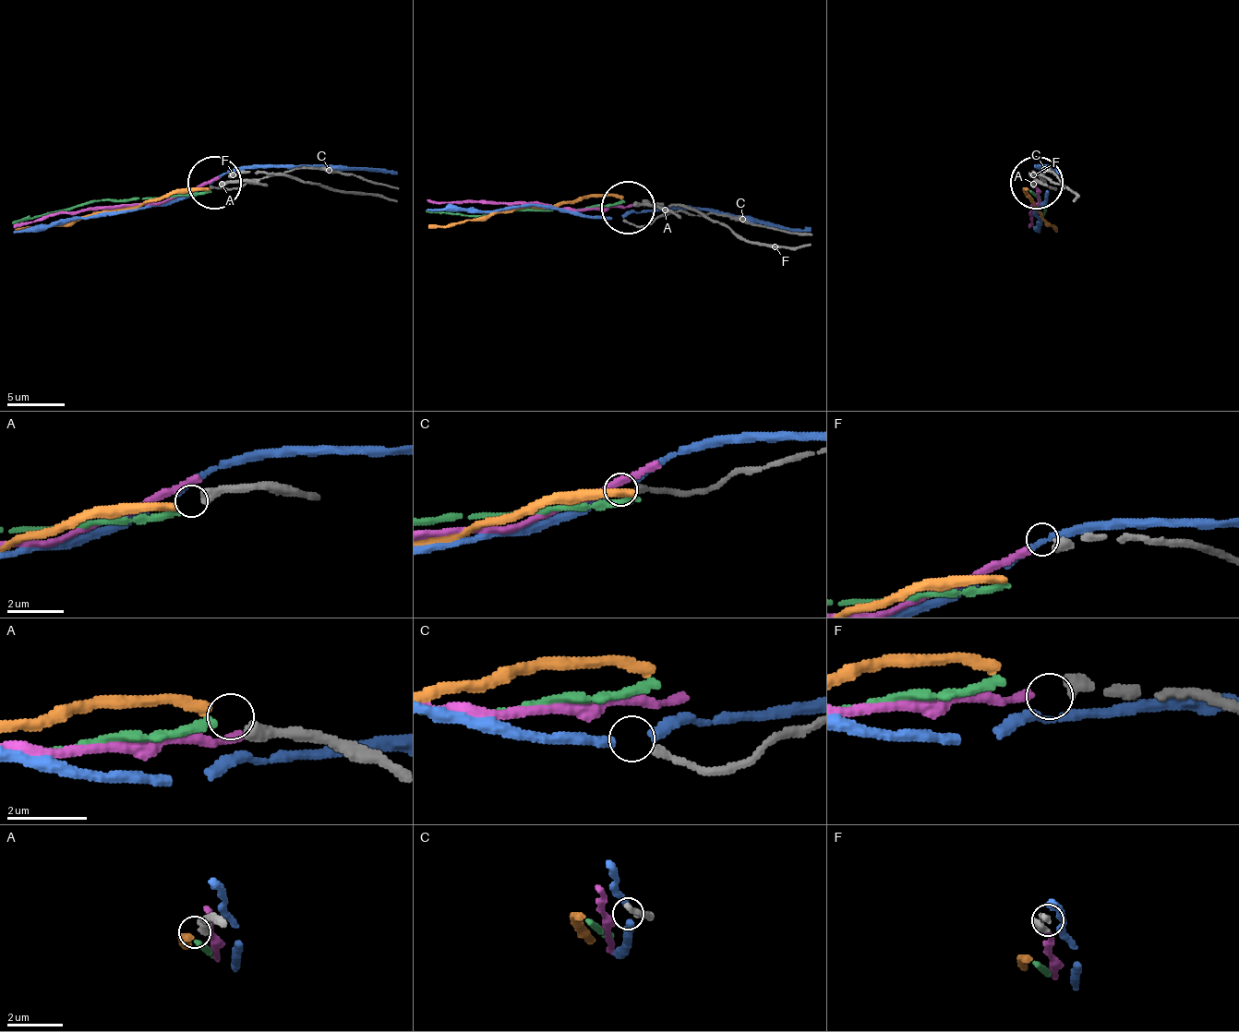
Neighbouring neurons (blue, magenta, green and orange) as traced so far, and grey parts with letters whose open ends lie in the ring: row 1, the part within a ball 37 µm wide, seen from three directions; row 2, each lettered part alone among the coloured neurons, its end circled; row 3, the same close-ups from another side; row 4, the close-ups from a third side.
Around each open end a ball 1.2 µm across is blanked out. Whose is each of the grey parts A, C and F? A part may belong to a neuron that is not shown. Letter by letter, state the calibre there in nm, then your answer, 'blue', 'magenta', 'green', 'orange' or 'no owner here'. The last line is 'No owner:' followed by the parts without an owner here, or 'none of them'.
A: calibre 360 nm; orange
C: calibre 180 nm; no owner here
F: calibre 300 nm; magenta
No owner: C

